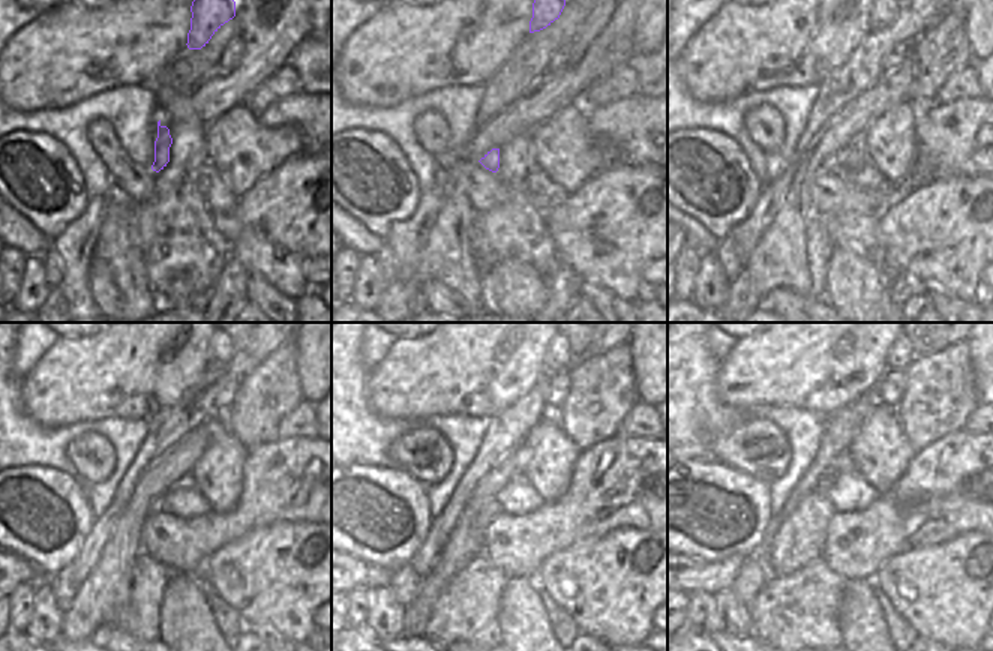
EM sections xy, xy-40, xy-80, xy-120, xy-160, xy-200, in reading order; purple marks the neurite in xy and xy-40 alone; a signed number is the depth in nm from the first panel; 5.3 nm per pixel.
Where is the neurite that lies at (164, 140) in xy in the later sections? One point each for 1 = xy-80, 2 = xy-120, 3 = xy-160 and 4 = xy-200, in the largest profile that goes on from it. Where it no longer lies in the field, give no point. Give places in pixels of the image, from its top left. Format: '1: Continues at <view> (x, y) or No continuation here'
1: Continues at xy-80 (830, 165)
2: Continues at xy-120 (158, 506)
3: Continues at xy-160 (491, 509)
4: Continues at xy-200 (795, 540)

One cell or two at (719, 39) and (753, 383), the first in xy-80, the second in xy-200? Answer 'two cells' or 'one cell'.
one cell

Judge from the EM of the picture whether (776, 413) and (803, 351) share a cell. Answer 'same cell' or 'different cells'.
different cells

